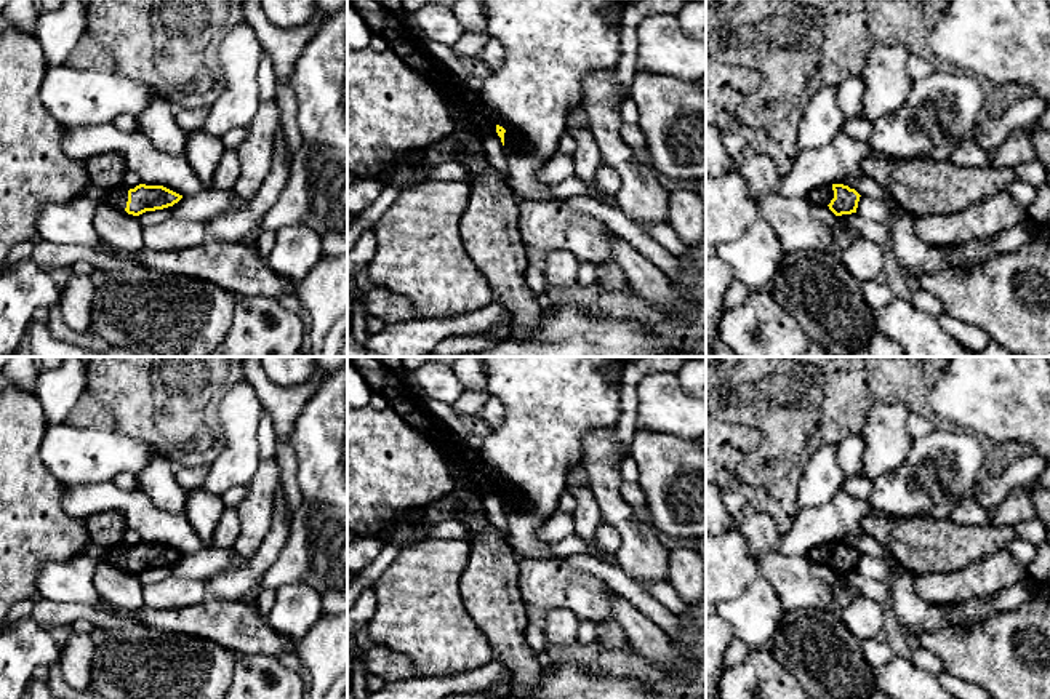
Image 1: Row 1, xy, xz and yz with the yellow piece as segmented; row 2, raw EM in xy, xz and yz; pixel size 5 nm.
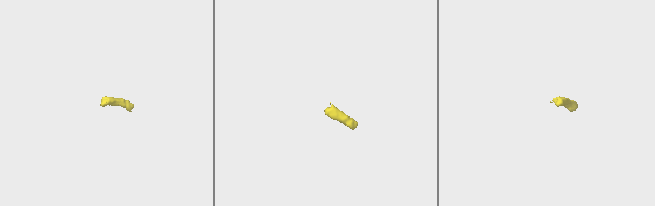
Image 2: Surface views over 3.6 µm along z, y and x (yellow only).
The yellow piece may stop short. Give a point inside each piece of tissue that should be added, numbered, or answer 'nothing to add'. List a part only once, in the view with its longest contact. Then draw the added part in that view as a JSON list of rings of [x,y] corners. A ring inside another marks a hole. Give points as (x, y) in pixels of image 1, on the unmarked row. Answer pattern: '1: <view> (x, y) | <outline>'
1: yz (823, 554) | [[[824,544],[824,545],[820,545],[816,549],[813,549],[807,558],[810,560],[810,563],[829,563],[831,558],[834,557],[834,549],[832,549],[832,544]]]

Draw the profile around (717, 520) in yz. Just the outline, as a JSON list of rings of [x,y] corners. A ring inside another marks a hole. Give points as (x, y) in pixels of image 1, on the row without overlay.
[[[706,480],[706,531],[722,534],[736,529],[731,513],[725,509],[719,488]]]

